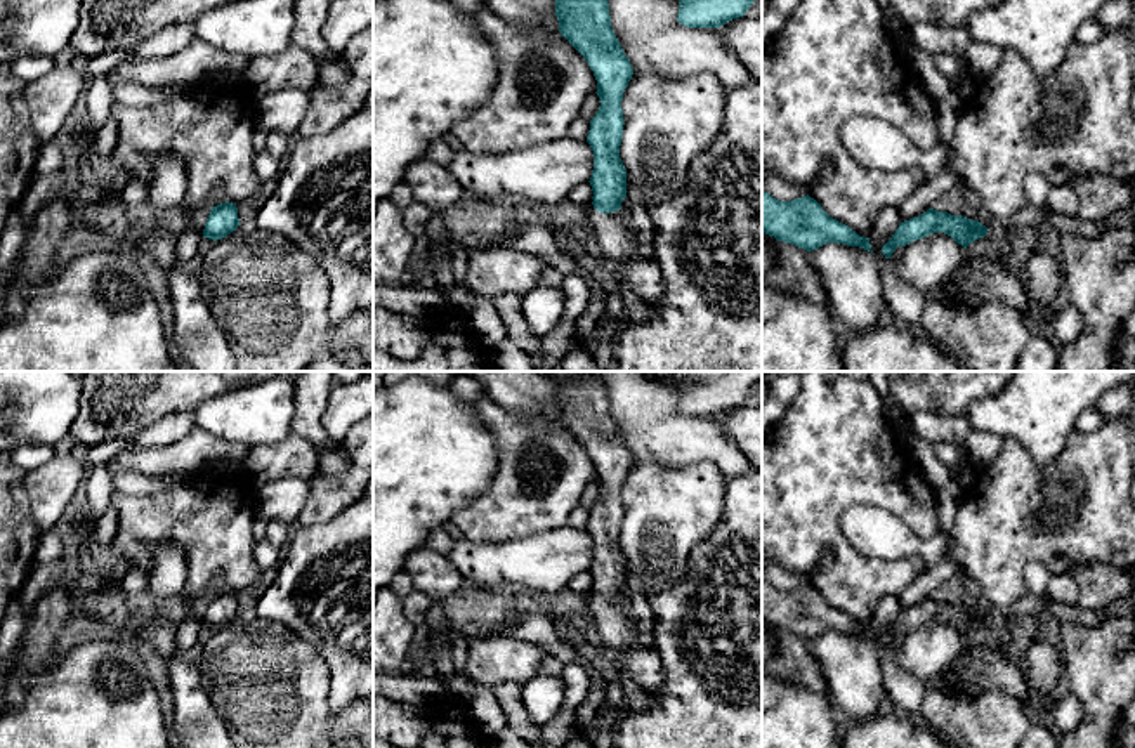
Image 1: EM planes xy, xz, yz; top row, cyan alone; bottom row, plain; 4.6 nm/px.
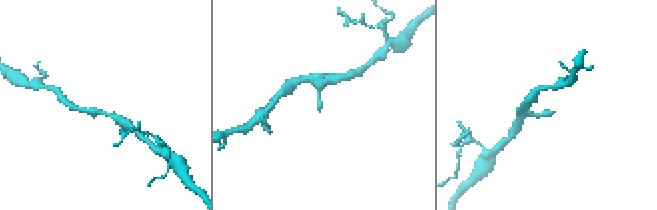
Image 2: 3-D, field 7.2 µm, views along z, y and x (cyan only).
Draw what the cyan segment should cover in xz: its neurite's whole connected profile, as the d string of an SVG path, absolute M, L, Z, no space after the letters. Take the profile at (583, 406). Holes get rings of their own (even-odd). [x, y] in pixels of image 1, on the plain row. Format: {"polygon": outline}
{"polygon": "M578 371L568 382L550 377L561 423L585 446L597 469L599 500L590 509L587 531L594 540L588 609L604 649L618 654L635 647L633 621L621 590L627 557L620 547L623 526L623 481L633 456L611 415L609 392L595 371Z"}

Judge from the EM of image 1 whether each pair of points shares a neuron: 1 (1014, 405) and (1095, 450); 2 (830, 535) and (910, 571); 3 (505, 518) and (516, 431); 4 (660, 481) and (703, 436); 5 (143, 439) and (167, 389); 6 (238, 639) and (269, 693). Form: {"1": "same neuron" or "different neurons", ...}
{"1": "different neurons", "2": "same neuron", "3": "same neuron", "4": "different neurons", "5": "different neurons", "6": "same neuron"}

